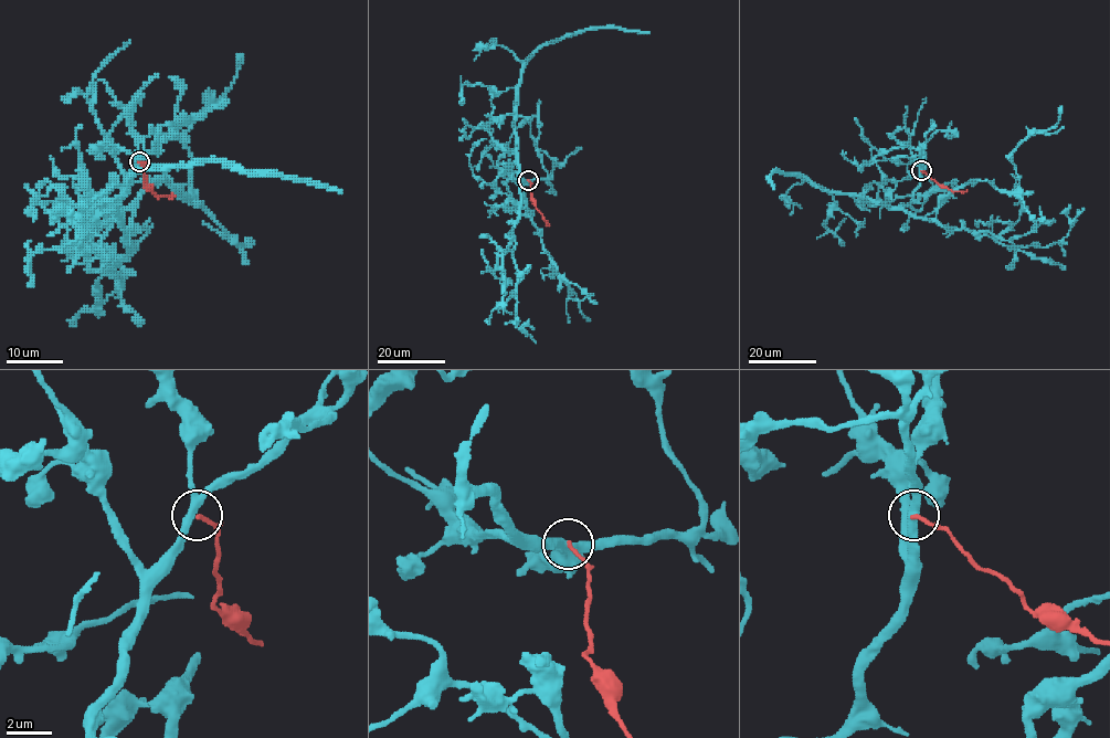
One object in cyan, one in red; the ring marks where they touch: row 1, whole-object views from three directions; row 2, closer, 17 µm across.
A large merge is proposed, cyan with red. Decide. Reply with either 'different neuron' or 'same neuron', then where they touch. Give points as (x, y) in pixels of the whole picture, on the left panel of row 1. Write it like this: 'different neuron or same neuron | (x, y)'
different neuron | (139, 161)

